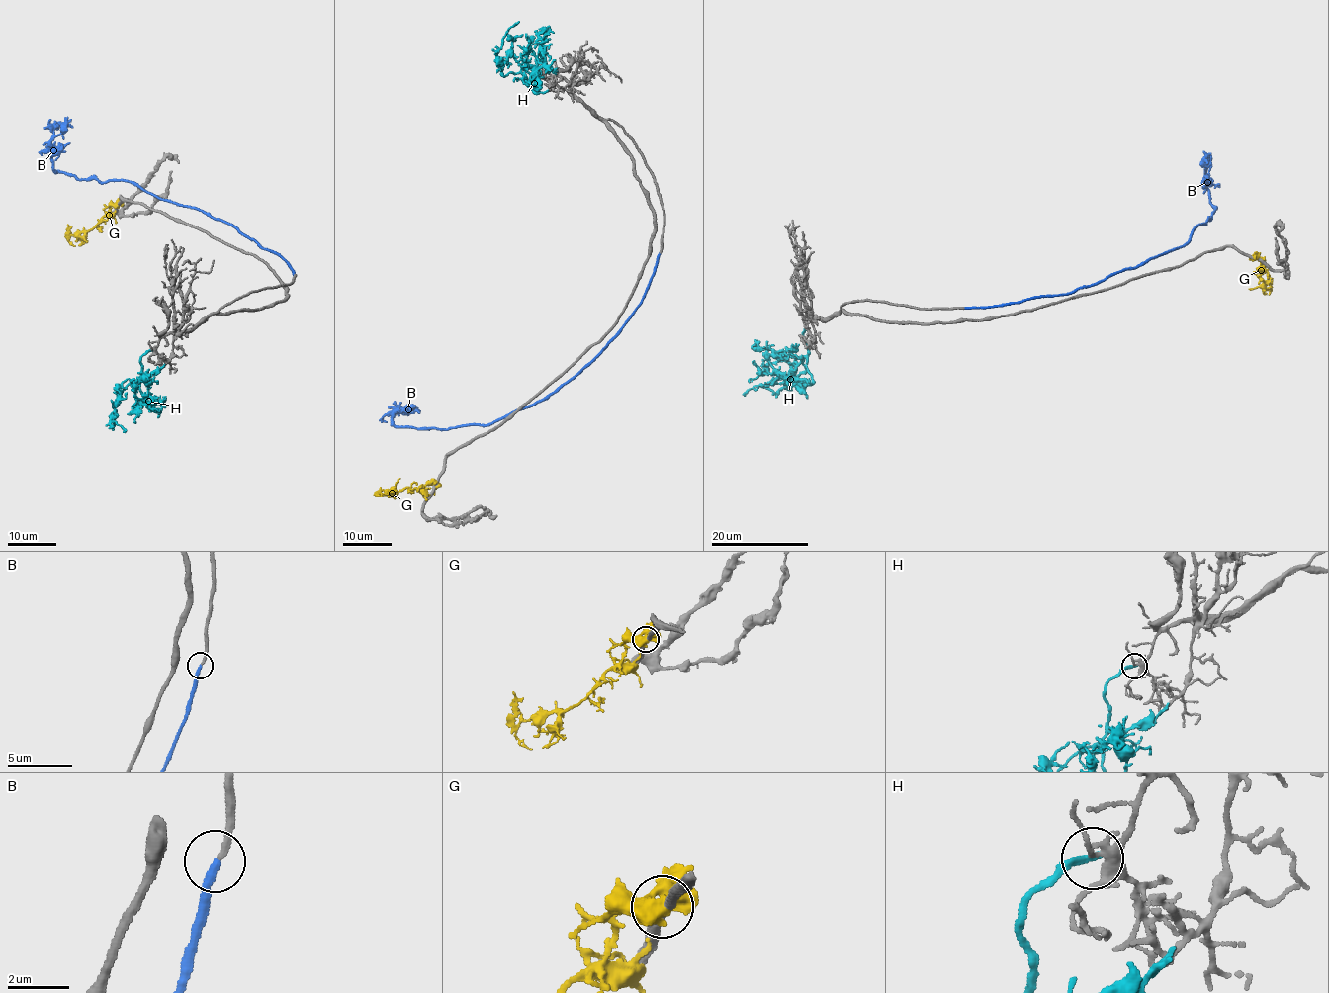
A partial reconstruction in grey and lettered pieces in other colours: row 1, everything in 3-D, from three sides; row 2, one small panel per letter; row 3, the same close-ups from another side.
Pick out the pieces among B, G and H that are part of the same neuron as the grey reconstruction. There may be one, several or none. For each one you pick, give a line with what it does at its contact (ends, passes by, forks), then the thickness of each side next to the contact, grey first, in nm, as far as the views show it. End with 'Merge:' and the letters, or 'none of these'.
Merge: none of these

